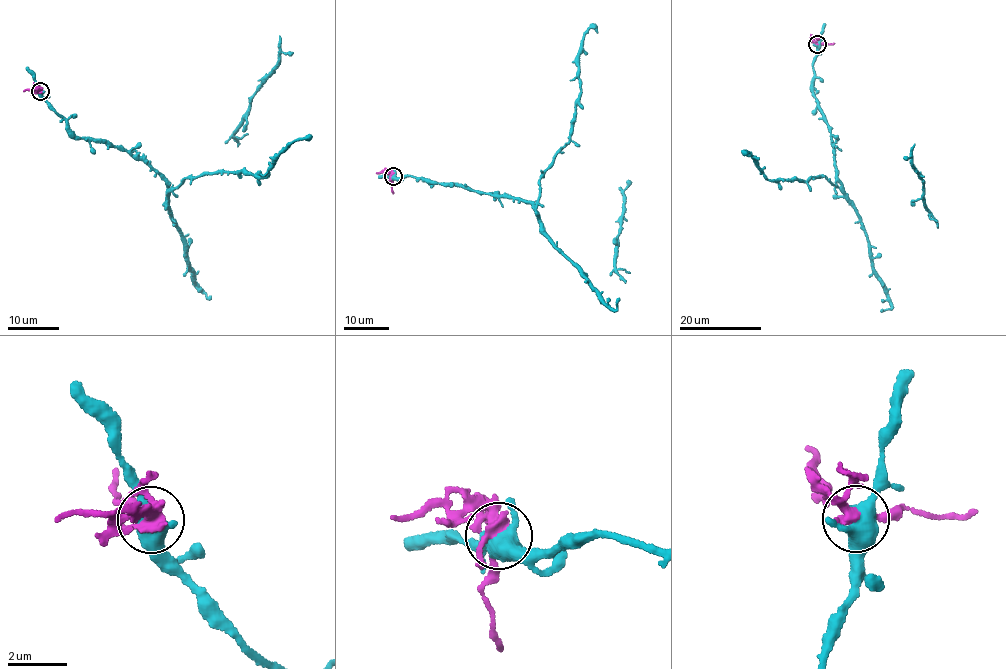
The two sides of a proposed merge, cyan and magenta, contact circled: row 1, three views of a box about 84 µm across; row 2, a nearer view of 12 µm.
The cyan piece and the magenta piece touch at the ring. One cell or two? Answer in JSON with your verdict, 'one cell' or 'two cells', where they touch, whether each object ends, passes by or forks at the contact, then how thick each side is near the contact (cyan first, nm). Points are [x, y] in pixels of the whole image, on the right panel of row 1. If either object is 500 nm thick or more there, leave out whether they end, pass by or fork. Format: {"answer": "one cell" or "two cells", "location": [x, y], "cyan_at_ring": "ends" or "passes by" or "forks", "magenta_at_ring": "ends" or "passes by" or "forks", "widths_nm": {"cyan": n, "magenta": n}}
{"answer": "two cells", "location": [817, 44], "widths_nm": {"cyan": 500, "magenta": 280}}

